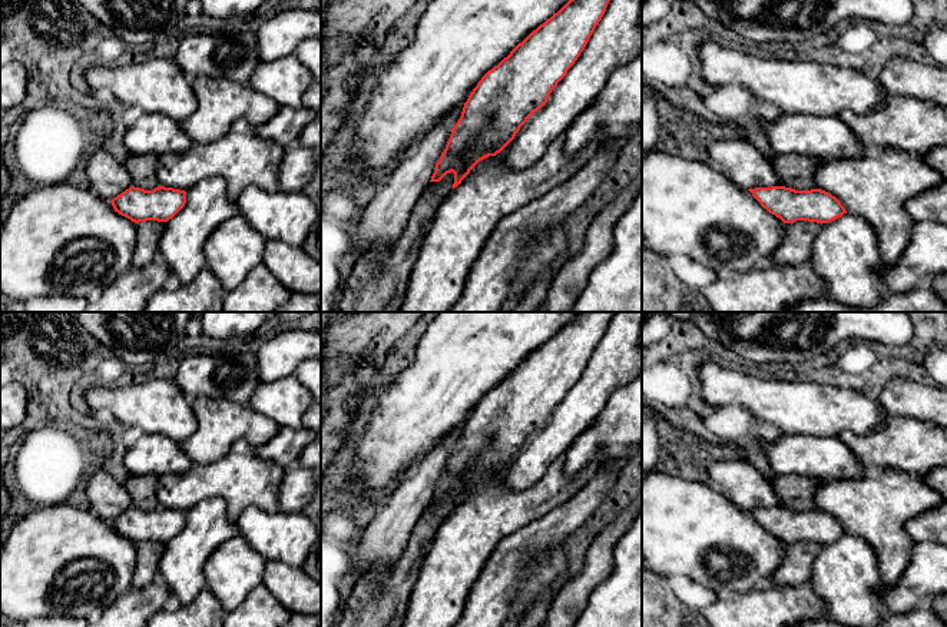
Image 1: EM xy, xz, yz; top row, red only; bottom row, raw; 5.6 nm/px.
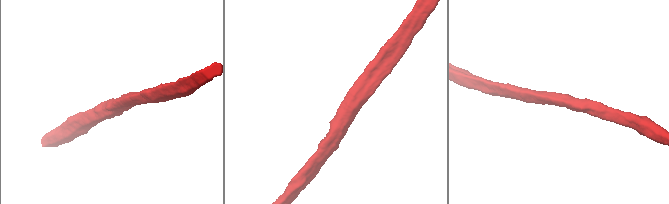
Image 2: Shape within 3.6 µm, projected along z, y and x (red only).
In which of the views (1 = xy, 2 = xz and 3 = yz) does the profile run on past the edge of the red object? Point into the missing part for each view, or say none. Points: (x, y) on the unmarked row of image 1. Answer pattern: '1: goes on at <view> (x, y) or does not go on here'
1: does not go on here
2: does not go on here
3: does not go on here

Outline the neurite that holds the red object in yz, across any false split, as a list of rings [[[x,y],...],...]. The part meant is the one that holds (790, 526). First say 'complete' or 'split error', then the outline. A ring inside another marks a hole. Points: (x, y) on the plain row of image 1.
complete | [[[771,507],[748,511],[764,530],[784,544],[808,541],[822,545],[847,534],[835,517],[821,510],[795,511],[785,507]]]

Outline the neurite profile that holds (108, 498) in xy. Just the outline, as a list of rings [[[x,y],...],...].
[[[100,468],[90,471],[83,490],[89,500],[87,510],[102,520],[112,521],[133,507],[125,485]]]

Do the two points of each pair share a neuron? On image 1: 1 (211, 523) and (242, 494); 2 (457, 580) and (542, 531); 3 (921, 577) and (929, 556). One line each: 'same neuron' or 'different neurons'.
1: different neurons
2: different neurons
3: same neuron

